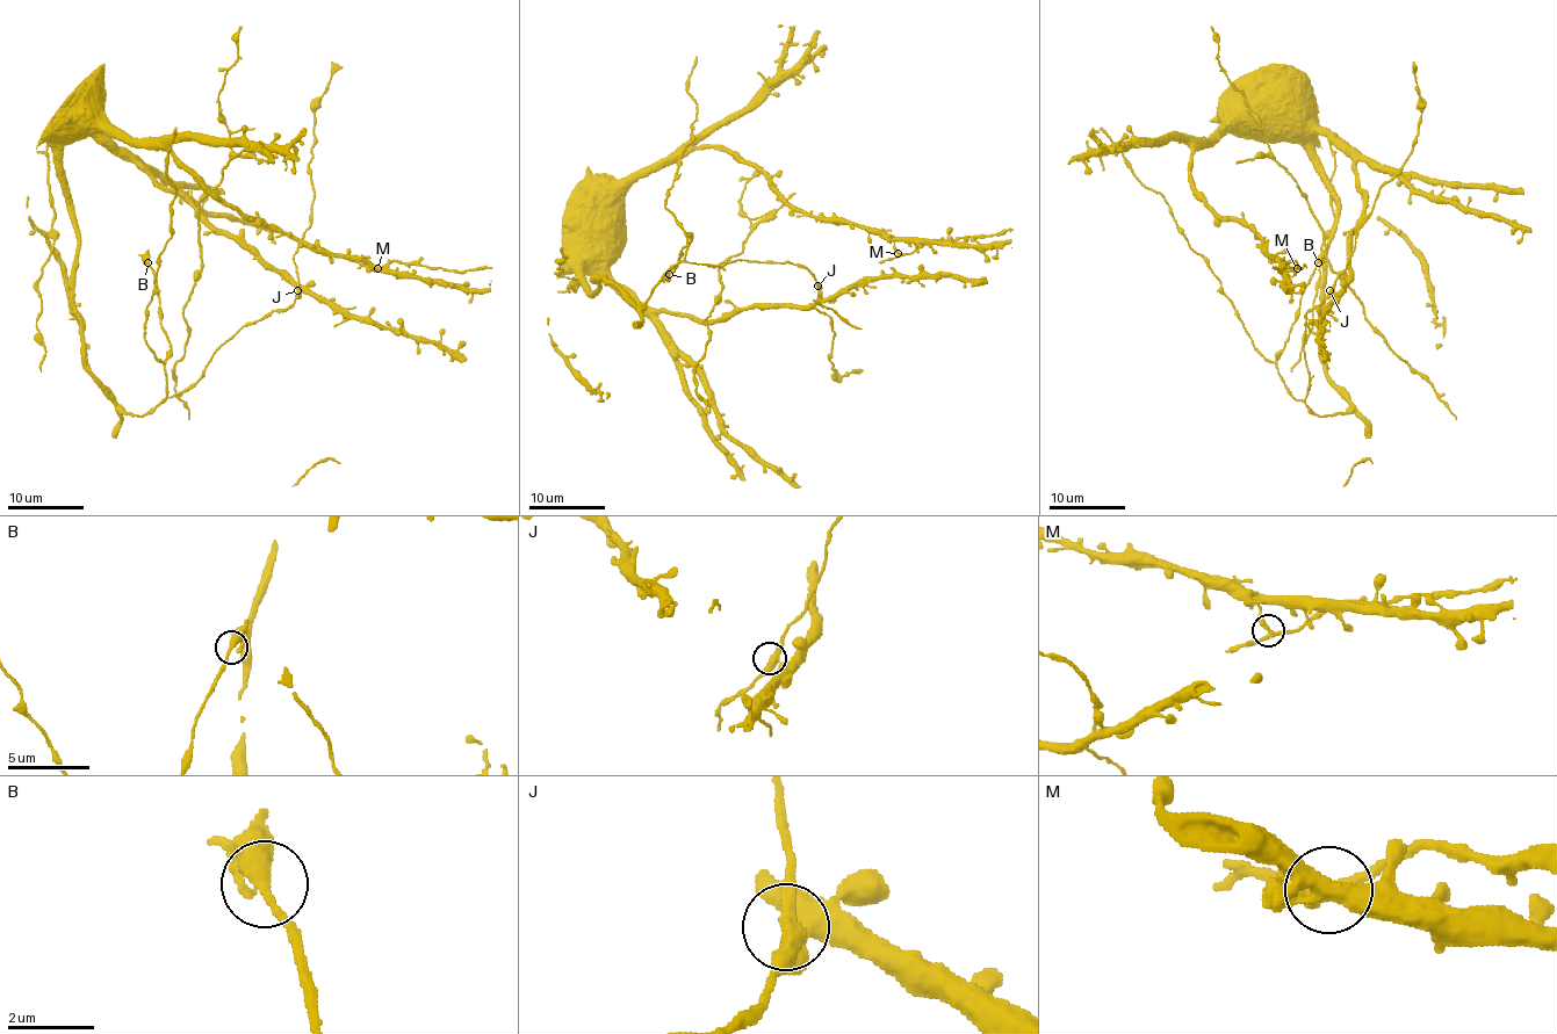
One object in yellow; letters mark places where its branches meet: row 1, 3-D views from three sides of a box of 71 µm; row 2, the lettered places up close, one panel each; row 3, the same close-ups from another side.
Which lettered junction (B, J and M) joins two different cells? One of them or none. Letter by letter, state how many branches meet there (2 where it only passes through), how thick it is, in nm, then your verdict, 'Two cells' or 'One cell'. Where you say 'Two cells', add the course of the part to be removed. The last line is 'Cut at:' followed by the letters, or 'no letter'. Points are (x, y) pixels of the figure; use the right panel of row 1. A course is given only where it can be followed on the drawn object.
B: Branches: 3. Thickness 320 nm. One cell
J: Branches: 3. Thickness 320 nm. One cell
M: Branches: 3. Thickness 280 nm. Two cells. Course of the part to remove: (1297, 268), (1294, 260), (1280, 272), (1273, 268)
Cut at: M

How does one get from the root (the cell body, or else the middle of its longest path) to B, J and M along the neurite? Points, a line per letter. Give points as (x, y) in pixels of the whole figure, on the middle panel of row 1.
B: (591, 294), (595, 280), (604, 280), (640, 306), (685, 255), (685, 233), (690, 243), (669, 274)
J: (591, 294), (582, 270), (599, 267), (650, 309), (727, 319), (742, 309), (813, 306), (820, 299), (817, 286)
M: (591, 294), (582, 273), (591, 222), (639, 178), (705, 147), (736, 153), (793, 207), (880, 229), (898, 253)

